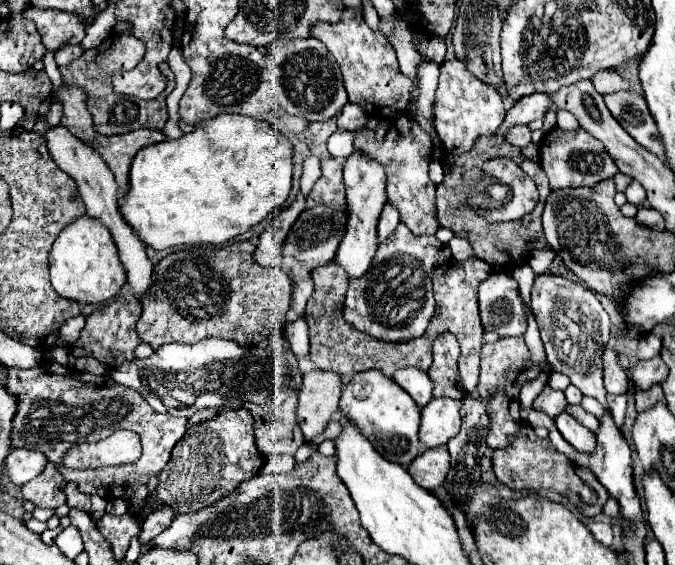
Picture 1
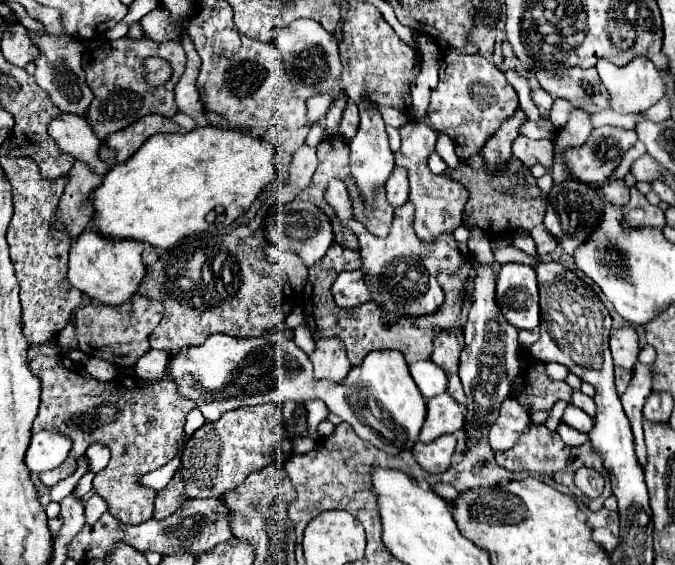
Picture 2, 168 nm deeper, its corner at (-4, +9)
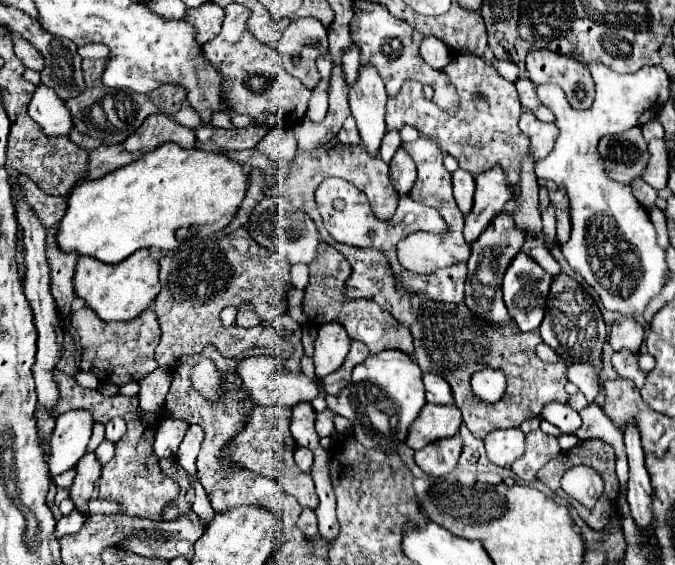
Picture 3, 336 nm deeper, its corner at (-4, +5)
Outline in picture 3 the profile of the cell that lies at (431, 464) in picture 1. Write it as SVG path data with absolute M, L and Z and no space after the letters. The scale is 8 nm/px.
M461 435L437 439L437 441L425 445L423 449L415 451L415 461L425 473L443 477L455 469L459 455L461 455L461 447L463 447Z

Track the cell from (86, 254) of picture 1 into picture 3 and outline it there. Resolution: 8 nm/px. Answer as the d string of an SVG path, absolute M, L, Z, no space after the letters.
M139 249L125 261L117 265L105 265L93 257L79 257L75 269L75 293L81 297L89 309L105 321L131 321L141 311L145 311L161 291L159 263L151 259L149 249Z

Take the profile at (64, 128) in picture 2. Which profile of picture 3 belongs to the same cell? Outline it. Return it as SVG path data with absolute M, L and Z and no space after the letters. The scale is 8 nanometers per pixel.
M45 85L35 89L35 95L29 103L29 115L43 127L47 135L69 135L69 127L73 125L65 101L61 101L57 93Z

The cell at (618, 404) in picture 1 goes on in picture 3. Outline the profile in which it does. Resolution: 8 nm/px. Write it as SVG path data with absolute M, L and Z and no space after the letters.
M615 351L613 357L611 357L611 363L617 371L619 377L623 379L631 379L635 381L637 389L641 389L645 385L645 377L647 373L639 369L639 353L633 353L633 351Z

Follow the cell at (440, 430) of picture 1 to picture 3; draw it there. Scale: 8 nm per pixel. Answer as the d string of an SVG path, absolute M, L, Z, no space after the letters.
M427 403L423 411L419 411L417 419L409 427L405 445L411 449L421 449L431 441L451 437L459 431L459 425L463 423L461 411L451 403L451 405L433 405Z

